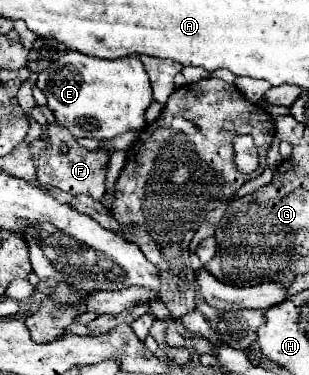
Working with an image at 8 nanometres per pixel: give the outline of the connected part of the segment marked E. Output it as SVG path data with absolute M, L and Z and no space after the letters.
M67 51L59 61L39 73L37 85L47 95L47 107L57 123L67 127L75 137L111 139L127 131L141 131L147 125L145 109L153 101L147 71L137 57L109 61Z

